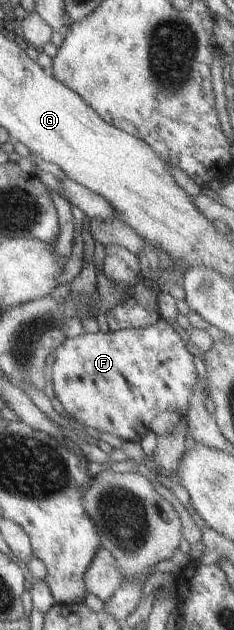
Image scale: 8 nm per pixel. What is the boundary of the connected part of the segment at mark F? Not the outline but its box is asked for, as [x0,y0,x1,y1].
[49,317,200,443]

